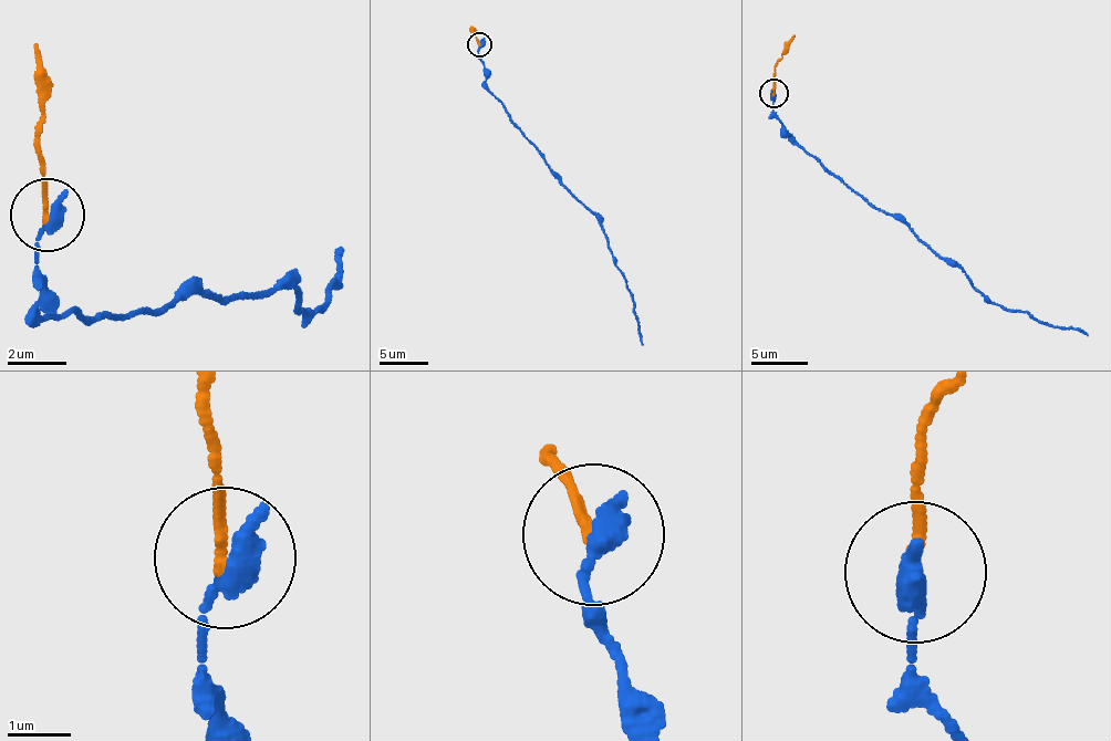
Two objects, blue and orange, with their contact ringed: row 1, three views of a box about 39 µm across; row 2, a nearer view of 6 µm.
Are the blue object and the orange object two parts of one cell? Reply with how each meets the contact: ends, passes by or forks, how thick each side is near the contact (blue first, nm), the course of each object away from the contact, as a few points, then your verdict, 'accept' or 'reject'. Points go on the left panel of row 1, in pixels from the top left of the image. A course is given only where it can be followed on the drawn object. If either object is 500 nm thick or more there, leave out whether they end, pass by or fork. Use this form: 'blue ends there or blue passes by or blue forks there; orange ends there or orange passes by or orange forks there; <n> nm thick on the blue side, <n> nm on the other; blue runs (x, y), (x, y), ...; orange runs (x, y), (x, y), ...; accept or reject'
blue ends there; orange ends there; 440 nm thick on the blue side, 140 nm on the other; blue runs (45, 218), (37, 311), (55, 316), (149, 317), (189, 286), (282, 289), (309, 314), (340, 254); orange runs (45, 218), (38, 139), (37, 43); reject

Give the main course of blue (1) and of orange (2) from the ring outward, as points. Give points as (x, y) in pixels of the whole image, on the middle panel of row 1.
1: (479, 44), (486, 86), (549, 168), (596, 217), (632, 295), (642, 344)
2: (479, 44), (470, 31)

